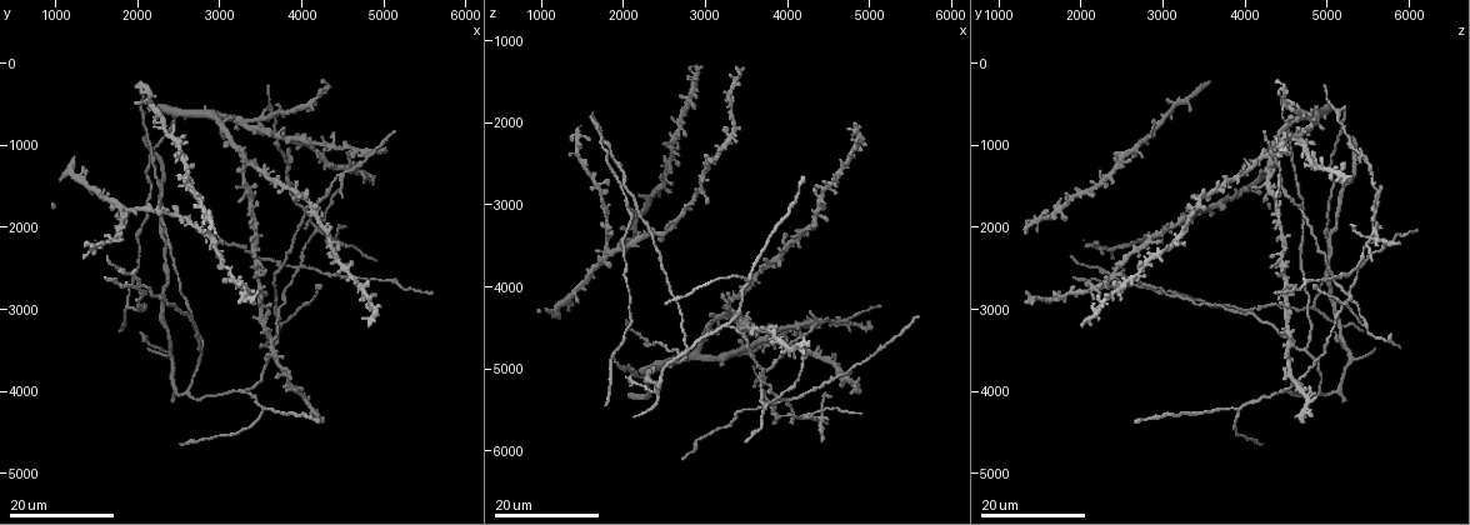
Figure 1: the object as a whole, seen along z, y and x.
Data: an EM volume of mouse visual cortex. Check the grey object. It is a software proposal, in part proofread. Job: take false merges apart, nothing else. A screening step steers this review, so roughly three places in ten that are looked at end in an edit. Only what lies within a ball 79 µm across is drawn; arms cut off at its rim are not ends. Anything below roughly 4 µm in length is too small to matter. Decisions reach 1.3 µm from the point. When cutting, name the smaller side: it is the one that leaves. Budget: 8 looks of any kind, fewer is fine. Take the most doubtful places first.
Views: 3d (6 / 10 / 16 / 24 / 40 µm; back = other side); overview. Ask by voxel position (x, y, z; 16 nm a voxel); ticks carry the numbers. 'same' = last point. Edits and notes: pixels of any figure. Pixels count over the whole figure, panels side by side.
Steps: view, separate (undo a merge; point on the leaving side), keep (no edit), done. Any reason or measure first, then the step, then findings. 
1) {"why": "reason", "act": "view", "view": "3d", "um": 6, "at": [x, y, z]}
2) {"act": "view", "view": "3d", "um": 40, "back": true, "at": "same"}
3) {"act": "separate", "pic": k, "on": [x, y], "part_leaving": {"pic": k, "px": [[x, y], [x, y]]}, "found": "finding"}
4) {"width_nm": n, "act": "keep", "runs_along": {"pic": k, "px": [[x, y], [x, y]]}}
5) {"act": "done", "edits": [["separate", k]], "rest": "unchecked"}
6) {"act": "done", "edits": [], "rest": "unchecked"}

{"why": "side arm on a straight run", "act": "view", "view": "3d", "um": 16, "at": [3700, 2800, 5250]}

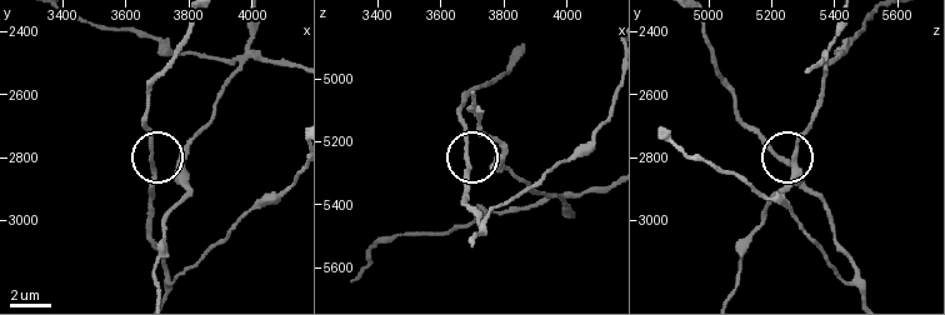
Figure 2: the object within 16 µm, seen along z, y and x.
{"act": "view", "view": "3d", "um": 6, "at": [3680, 2830, 5260]}

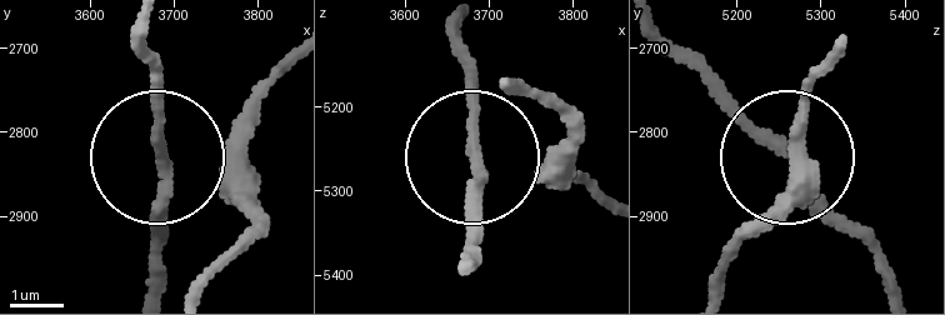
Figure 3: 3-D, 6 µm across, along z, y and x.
{"act": "view", "view": "3d", "um": 6, "back": true, "at": [3685, 2825, 5255]}

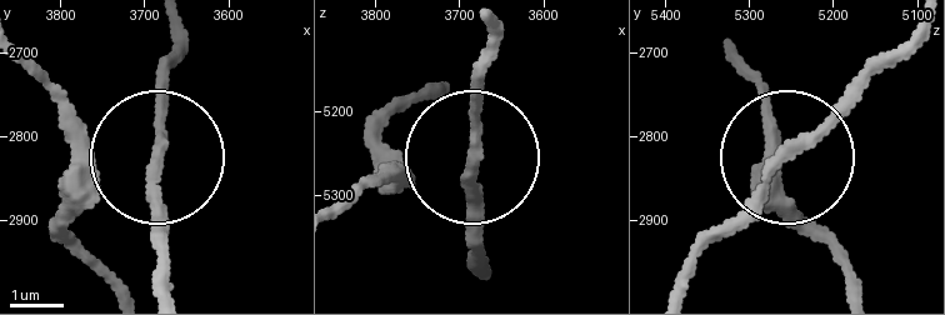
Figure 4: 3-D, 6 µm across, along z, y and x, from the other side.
{"side_arm_um": 24, "act": "keep", "runs_along": {"pic": 4, "px": [[438, 88], [389, 141], [410, 168], [478, 168], [478, 258]]}, "found": "all the same neuron"}

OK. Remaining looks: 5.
{"why": "looks like a crossing", "act": "view", "view": "3d", "um": 24, "at": [4800, 1150, 4350]}

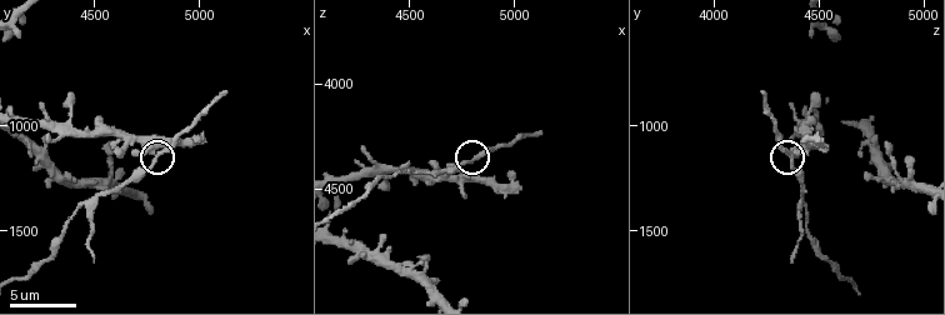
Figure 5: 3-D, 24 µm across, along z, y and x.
{"act": "view", "view": "3d", "um": 10, "at": [4790, 1160, 4360]}

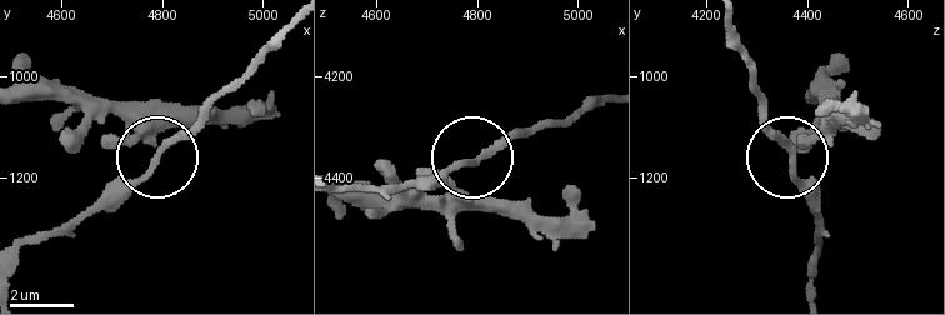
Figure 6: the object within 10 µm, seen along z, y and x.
{"width_nm": 160, "act": "keep", "runs_along": {"pic": 6, "px": [[24, 244], [73, 231], [113, 201], [215, 99]]}, "found": "continuous, no second neuron"}

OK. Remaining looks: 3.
{"why": "arms part here", "act": "view", "view": "3d", "um": 16, "at": [2800, 3500, 4700]}

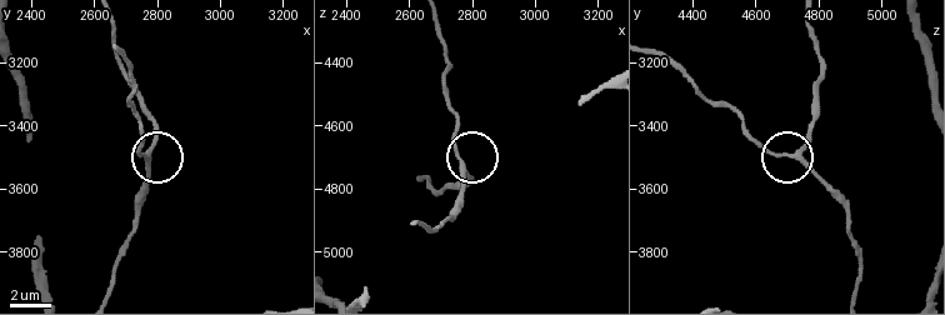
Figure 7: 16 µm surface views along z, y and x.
{"act": "view", "view": "3d", "um": 10, "at": [2760, 3500, 4710]}

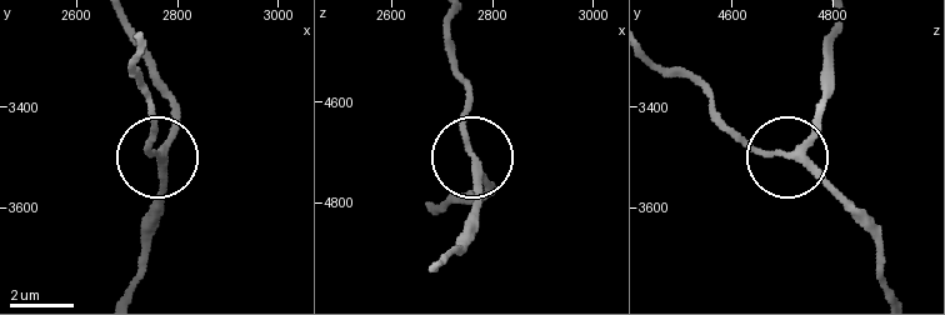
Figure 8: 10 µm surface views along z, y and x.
{"arms": 3, "act": "keep", "runs_along": {"pic": 8, "px": [[433, 264], [461, 236], [475, 196], [475, 161], [491, 194]]}, "found": "all the same neuron"}

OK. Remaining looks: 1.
{"act": "done", "edits": [], "rest": "unchecked"}

